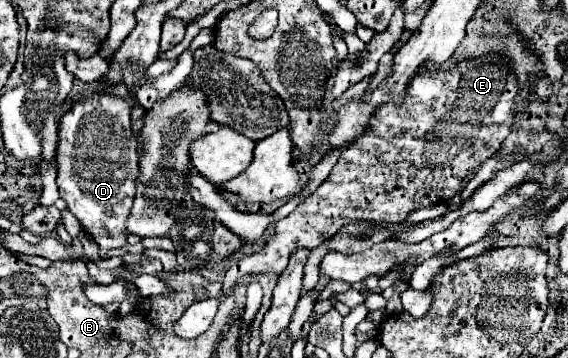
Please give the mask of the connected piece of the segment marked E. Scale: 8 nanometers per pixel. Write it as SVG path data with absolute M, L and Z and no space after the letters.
M487 53L475 59L463 59L451 65L451 69L417 73L409 81L403 101L401 103L387 101L385 105L381 105L381 109L371 117L369 129L361 137L357 137L355 143L339 157L331 175L319 185L319 189L309 197L305 197L305 201L299 203L293 213L289 213L287 217L275 223L275 235L269 239L269 243L261 247L257 253L245 255L235 263L231 263L231 267L225 271L225 277L223 277L223 293L217 299L205 299L205 301L193 303L181 315L181 319L175 321L175 327L173 327L175 335L183 339L193 339L203 331L207 331L217 313L217 305L221 303L221 299L231 295L237 285L249 283L257 275L263 275L263 273L281 275L289 263L293 249L299 249L299 247L315 249L319 243L333 237L343 225L353 221L403 223L411 211L429 207L433 203L445 201L455 193L459 193L461 181L467 177L467 173L473 167L479 167L489 157L493 157L499 151L505 137L509 135L517 115L515 95L517 95L517 75L513 73L509 57L505 53Z

